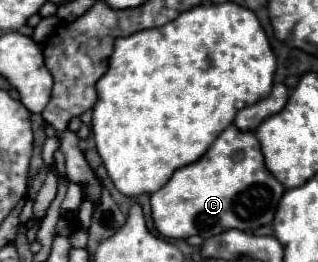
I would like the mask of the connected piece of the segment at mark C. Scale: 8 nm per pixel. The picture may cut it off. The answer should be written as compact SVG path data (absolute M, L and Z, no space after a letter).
M234 124L228 126L216 142L210 146L210 150L194 164L188 164L184 168L178 168L172 178L152 194L152 218L158 228L158 232L166 238L188 238L188 236L202 236L210 238L216 234L222 234L226 230L256 230L260 226L266 226L274 220L278 202L284 194L284 186L280 190L280 182L274 178L274 174L266 168L264 156L260 150L260 142L252 132L242 132Z

